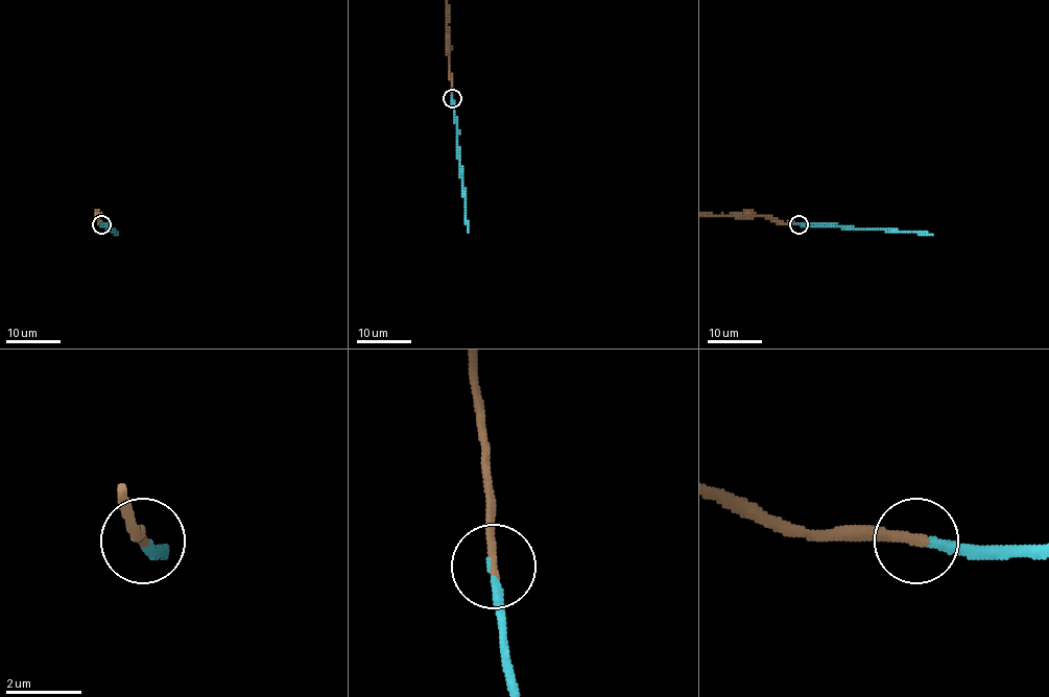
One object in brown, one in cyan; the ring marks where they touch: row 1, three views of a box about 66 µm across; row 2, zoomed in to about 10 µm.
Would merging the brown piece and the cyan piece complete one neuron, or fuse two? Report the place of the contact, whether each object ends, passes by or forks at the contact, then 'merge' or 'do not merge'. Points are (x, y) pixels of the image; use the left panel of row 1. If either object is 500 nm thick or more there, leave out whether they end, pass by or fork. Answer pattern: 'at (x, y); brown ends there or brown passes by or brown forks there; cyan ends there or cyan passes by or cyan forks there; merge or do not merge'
at (101, 224); brown ends there; cyan ends there; merge

